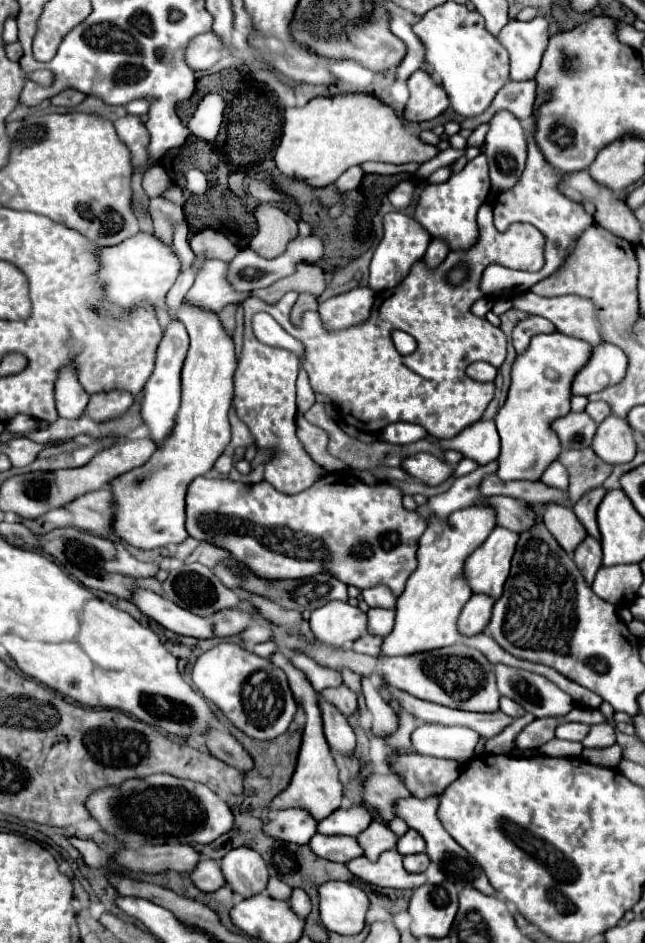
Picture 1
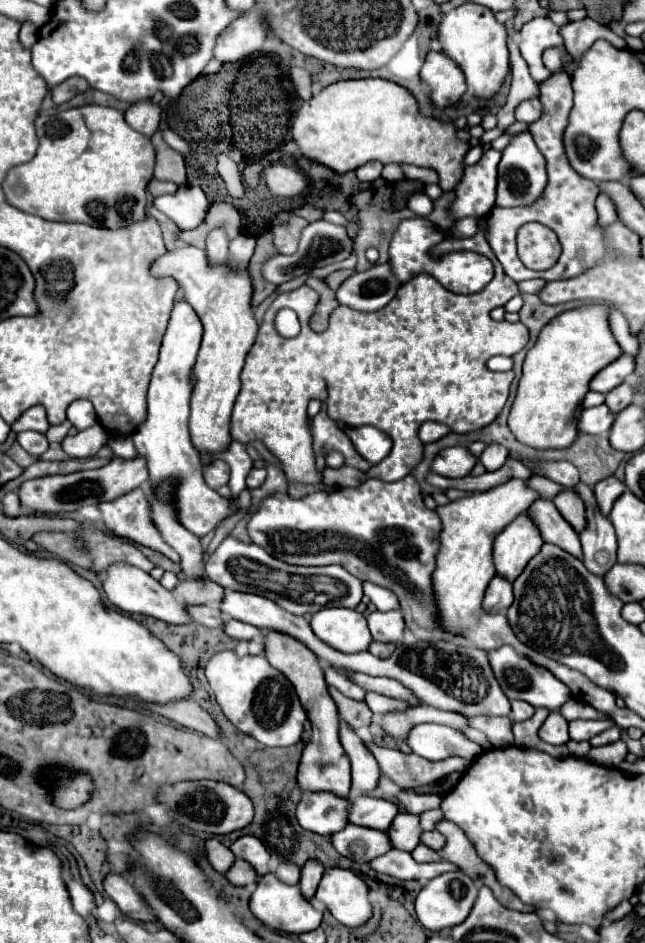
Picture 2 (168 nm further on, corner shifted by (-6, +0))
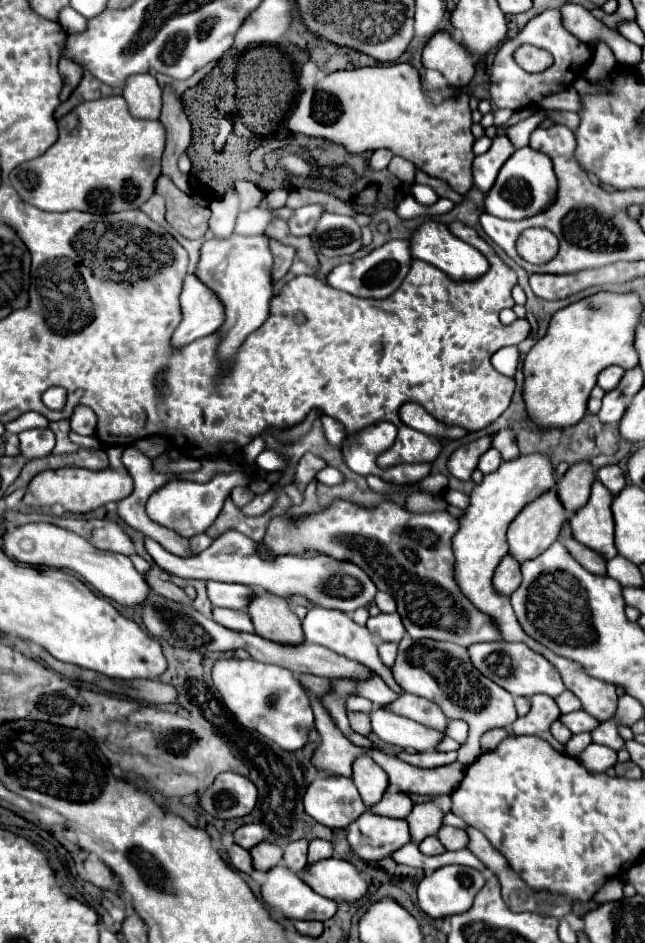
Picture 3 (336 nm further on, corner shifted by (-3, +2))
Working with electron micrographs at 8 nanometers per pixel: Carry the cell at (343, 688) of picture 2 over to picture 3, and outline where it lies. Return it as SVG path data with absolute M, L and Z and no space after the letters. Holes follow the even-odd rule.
M349 697L347 701L347 709L349 711L361 711L361 713L369 713L373 709L373 703L369 699L363 697Z

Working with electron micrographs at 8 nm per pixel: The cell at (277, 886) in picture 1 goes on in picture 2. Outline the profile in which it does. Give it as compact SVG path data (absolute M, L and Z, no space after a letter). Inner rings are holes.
M282 863L282 865L276 869L276 877L278 877L282 883L298 885L298 881L300 881L300 867L294 867L294 865L290 865L290 863Z

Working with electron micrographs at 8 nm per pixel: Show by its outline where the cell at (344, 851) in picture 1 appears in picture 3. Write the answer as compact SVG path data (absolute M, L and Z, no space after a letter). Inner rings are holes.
M367 809L347 827L347 841L361 859L379 861L411 843L413 839L407 819L381 817Z

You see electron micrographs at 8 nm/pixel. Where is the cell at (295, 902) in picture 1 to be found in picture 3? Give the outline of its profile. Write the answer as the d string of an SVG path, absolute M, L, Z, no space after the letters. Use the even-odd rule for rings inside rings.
M313 839L309 845L309 863L327 859L333 855L333 843L325 839Z

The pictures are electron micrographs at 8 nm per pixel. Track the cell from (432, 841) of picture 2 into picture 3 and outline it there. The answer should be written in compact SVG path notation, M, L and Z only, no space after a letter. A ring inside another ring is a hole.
M443 827L439 829L437 837L443 841L447 851L457 851L457 849L465 849L469 843L469 835L465 829L457 829L457 827Z

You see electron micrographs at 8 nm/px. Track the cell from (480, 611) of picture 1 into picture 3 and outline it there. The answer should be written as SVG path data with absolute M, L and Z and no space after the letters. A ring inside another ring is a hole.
M505 555L499 563L499 567L495 569L493 585L495 585L495 589L499 589L499 593L511 595L521 585L521 563L515 557Z

